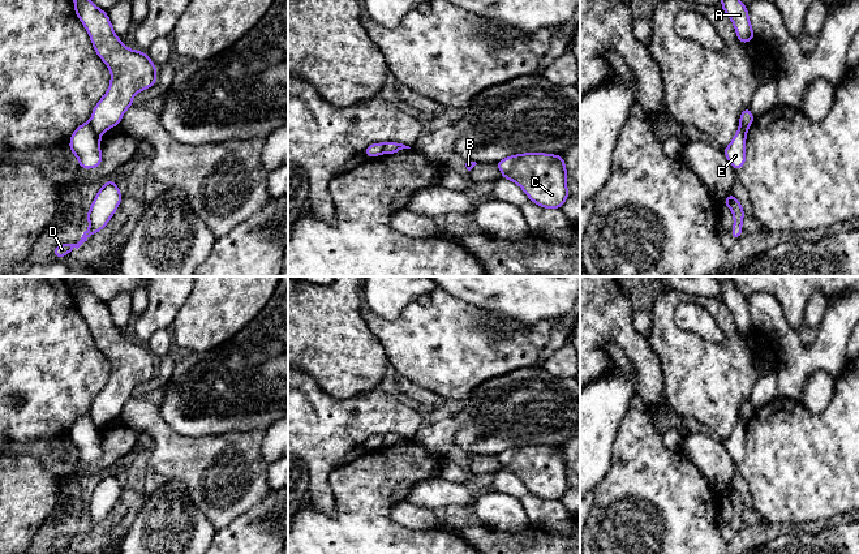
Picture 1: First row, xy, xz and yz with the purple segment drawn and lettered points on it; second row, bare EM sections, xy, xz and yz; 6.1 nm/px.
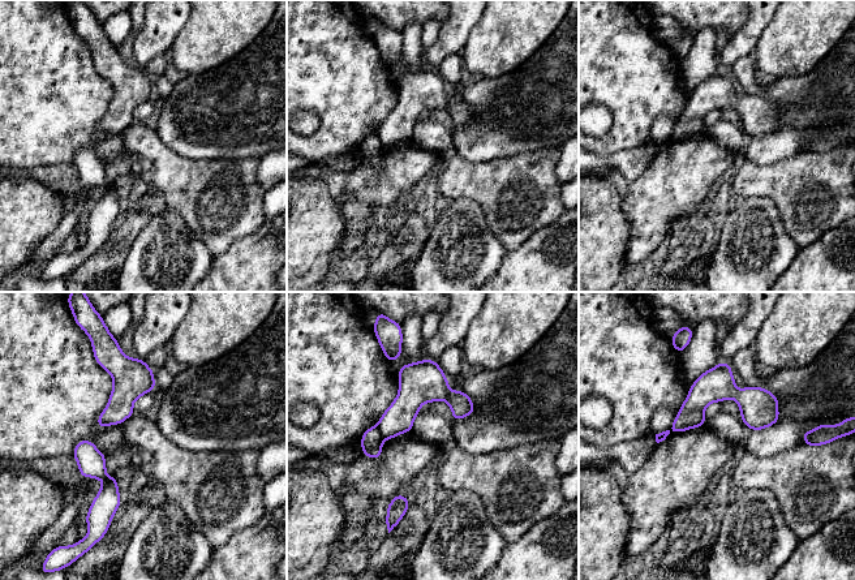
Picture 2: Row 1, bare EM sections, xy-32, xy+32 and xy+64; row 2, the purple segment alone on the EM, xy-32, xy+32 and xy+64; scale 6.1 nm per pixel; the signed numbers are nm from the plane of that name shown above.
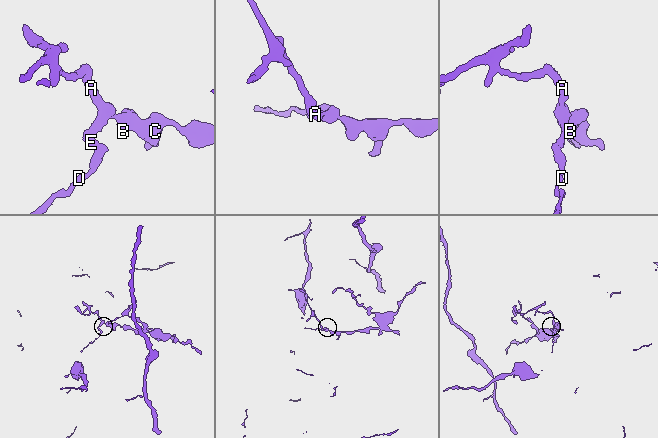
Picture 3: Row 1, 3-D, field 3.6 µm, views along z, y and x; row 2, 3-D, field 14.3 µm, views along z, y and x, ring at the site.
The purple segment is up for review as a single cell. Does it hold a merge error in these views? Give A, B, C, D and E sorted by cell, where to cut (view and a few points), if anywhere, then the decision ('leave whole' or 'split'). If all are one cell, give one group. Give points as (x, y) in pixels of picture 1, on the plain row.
groups A B C / D E; cut xy (89, 415), (99, 428); split

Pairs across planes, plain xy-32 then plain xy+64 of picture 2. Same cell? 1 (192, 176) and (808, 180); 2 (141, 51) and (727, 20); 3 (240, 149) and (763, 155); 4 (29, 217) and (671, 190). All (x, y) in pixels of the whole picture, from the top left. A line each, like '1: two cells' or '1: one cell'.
1: one cell
2: two cells
3: one cell
4: two cells

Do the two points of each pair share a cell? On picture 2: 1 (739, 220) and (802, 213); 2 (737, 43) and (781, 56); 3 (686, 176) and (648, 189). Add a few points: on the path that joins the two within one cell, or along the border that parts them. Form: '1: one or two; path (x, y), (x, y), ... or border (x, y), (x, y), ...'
1: two; border (756, 196), (774, 202), (794, 243)
2: two; border (769, 21), (752, 51)
3: one; path (677, 183), (669, 189), (657, 189)

